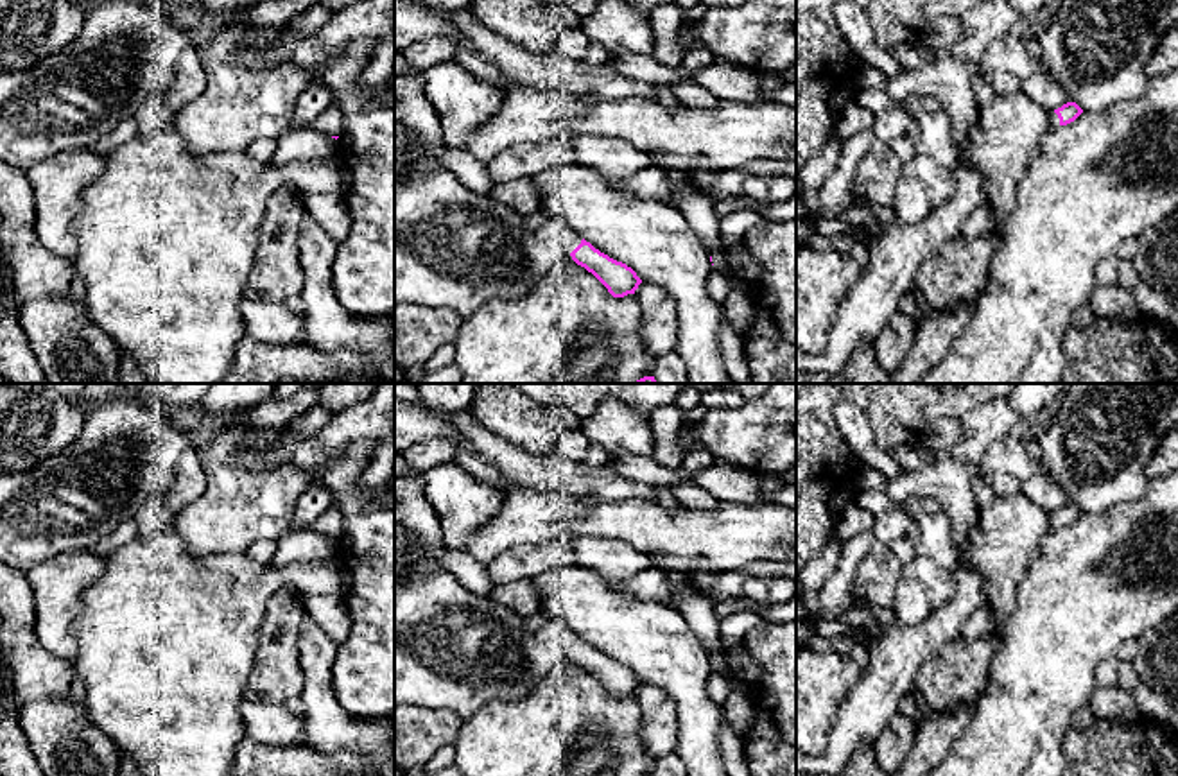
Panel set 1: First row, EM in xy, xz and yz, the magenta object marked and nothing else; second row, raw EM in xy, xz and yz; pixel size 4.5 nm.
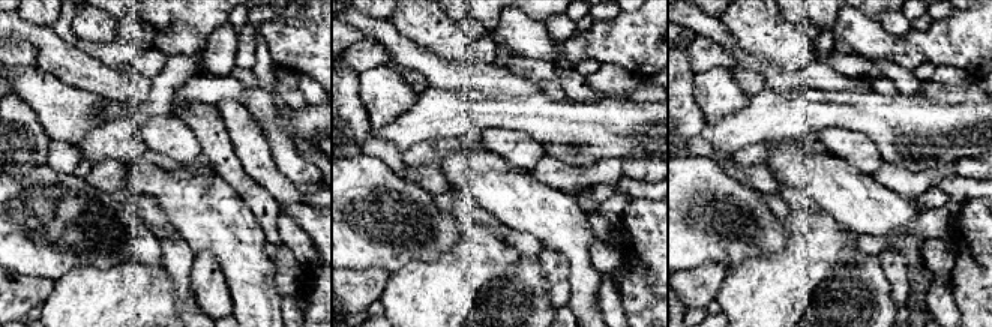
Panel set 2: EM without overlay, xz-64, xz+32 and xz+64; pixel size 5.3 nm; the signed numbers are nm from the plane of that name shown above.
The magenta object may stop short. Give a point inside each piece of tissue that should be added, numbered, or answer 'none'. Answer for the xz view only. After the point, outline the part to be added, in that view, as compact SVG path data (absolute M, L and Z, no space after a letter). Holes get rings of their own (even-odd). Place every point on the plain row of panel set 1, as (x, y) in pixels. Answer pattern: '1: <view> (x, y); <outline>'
1: xz (554, 631); M545 613L545 622L538 634L556 651L572 654L583 638L559 616Z

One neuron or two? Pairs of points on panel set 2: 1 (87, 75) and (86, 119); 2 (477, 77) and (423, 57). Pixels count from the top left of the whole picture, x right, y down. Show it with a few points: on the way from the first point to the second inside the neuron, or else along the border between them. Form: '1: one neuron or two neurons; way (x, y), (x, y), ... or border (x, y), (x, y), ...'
1: two neurons; border (56, 75), (77, 87), (89, 89), (101, 98)
2: one neuron; way (464, 77), (447, 77), (437, 71)

